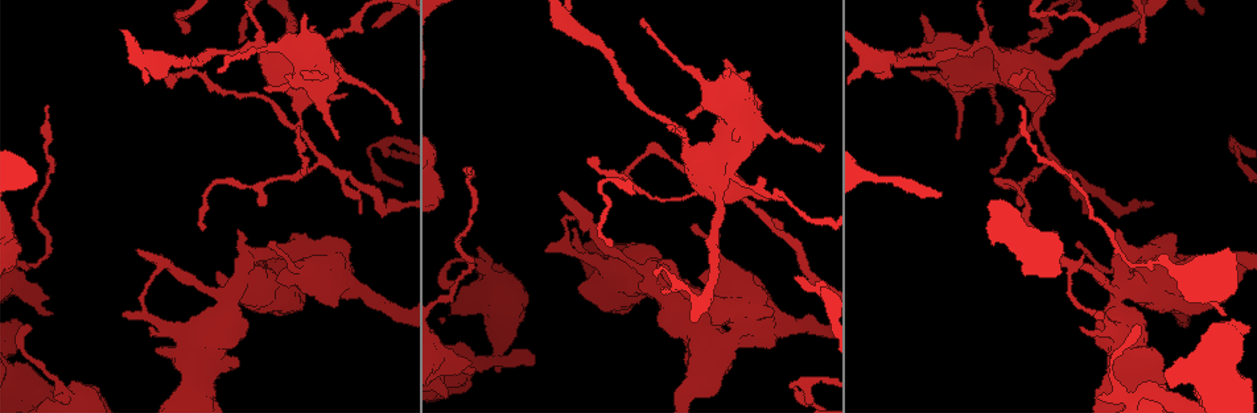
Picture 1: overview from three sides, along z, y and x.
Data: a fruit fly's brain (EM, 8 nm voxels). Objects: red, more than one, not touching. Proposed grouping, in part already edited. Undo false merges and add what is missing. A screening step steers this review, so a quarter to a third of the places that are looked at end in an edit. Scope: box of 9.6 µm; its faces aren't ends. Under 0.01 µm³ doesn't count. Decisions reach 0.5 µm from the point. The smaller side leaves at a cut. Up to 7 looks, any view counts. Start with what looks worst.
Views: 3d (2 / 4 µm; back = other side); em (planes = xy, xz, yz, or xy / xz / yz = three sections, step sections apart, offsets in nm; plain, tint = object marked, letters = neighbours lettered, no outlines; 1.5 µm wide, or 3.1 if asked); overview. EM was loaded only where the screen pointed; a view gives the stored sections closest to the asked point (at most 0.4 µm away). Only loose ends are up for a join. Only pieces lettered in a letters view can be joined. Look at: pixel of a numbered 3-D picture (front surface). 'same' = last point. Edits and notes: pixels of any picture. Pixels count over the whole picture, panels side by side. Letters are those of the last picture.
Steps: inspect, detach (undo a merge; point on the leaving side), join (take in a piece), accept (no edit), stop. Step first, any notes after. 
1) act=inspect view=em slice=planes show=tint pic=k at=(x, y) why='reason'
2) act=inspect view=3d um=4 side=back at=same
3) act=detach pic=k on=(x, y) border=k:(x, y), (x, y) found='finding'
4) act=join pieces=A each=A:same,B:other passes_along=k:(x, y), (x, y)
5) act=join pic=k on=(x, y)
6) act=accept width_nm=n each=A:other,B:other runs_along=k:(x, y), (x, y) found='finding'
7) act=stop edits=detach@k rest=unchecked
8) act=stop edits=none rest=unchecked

act=inspect view=3d um=2 pic=1 at=(298, 127) why='looks like a crossing'

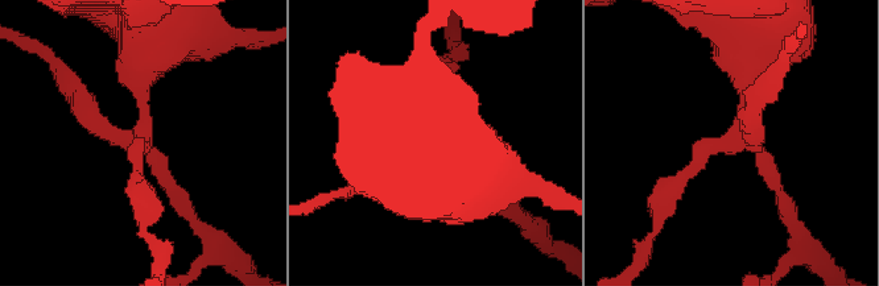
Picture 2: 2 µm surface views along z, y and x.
act=inspect view=em slice=planes show=tint pic=2 at=(741, 135) arms=4 why='now the EM'

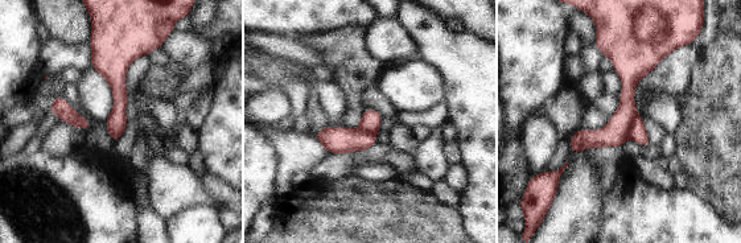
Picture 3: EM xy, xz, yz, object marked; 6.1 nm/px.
act=inspect view=em slice=planes show=letters at=same

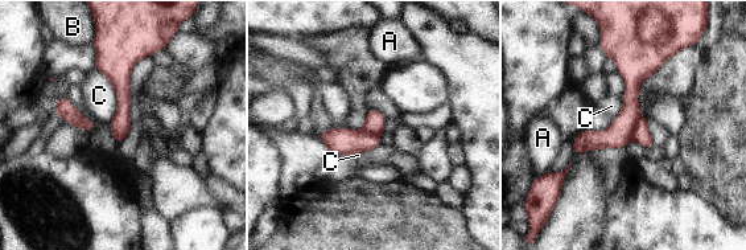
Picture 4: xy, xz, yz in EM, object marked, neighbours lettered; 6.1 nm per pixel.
act=detach pic=4 on=(618, 135) each=A:other,B:other,C:other border=4:(642, 118), (637, 122), (631, 136) found='a second cell is stuck on'

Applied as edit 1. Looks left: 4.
act=inspect view=overview why='redraw'

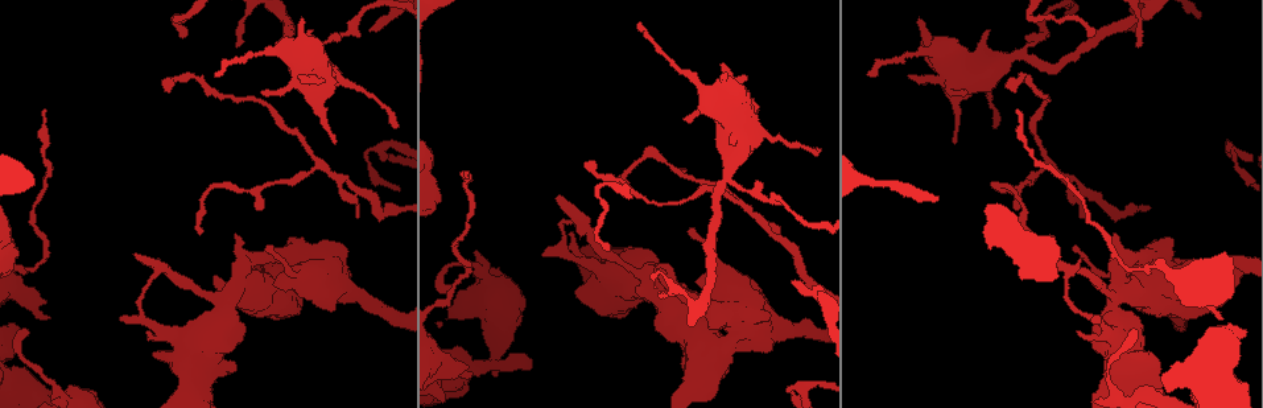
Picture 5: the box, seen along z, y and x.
act=inspect view=3d um=4 pic=5 at=(769, 134) why='sudden change in width'

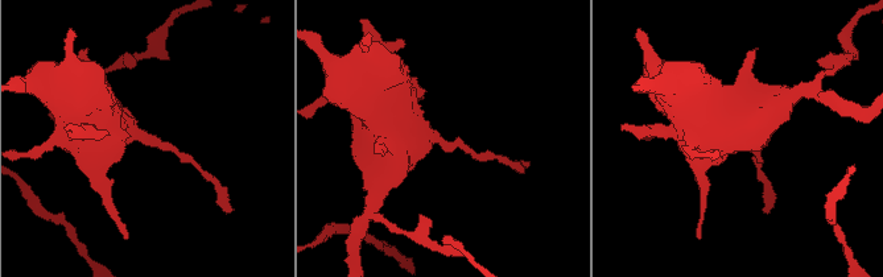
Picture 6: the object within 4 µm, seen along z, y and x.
act=inspect view=em slice=xz step=4 show=tint pic=6 at=(439, 140) why='need the tissue'

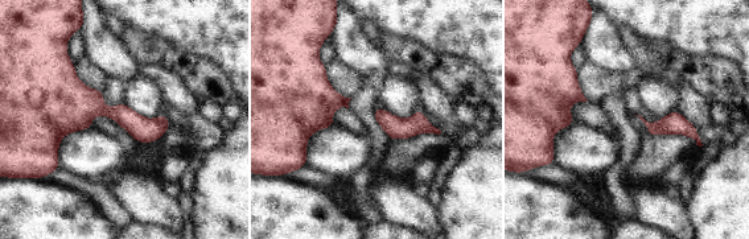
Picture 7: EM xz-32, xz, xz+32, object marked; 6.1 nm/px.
act=inspect view=em slice=planes show=letters at=same why='cut it another way'

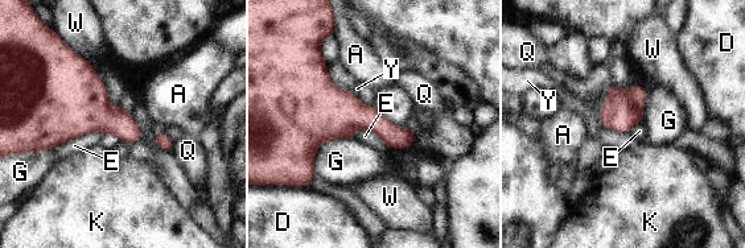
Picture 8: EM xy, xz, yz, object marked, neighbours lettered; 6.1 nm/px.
act=accept each=A:other,D:other,E:other,G:other,K:other,Q:other,W:other,Y:other border=8:(103, 132), (85, 132), (50, 149) found='continuous, no second cell'

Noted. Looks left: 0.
act=stop edits=detach@4 rest=unchecked

